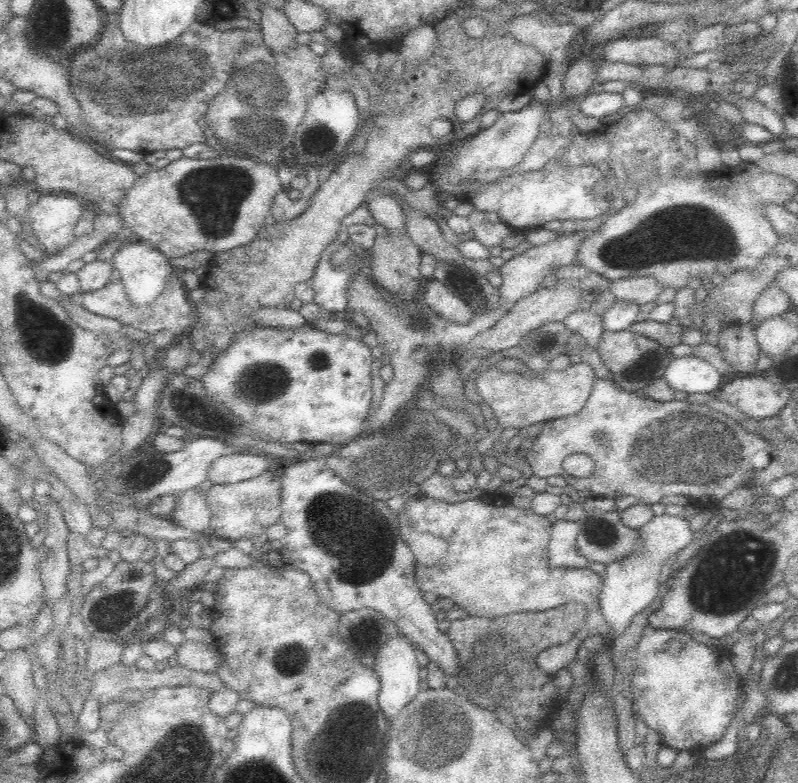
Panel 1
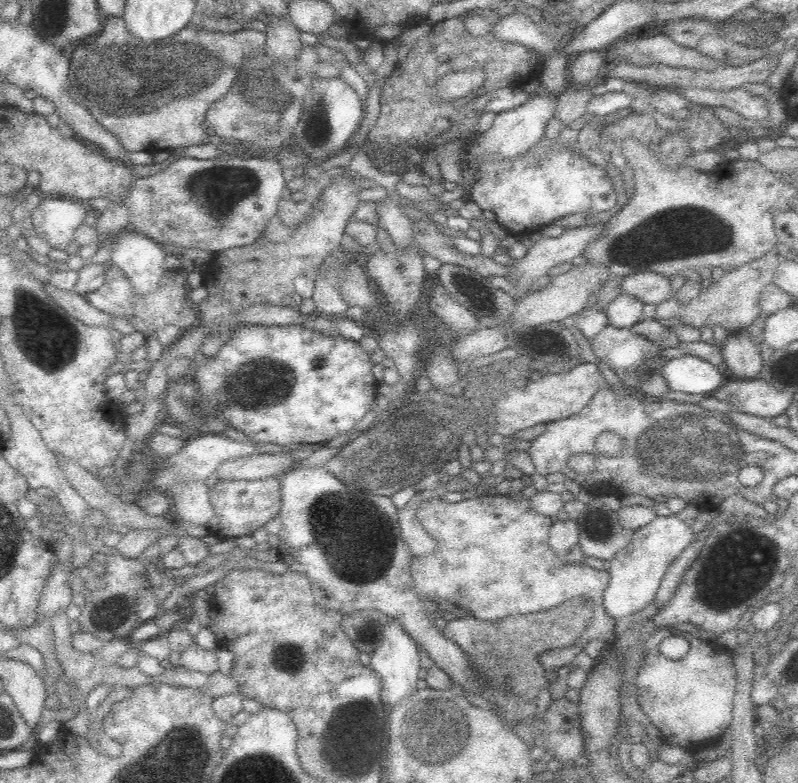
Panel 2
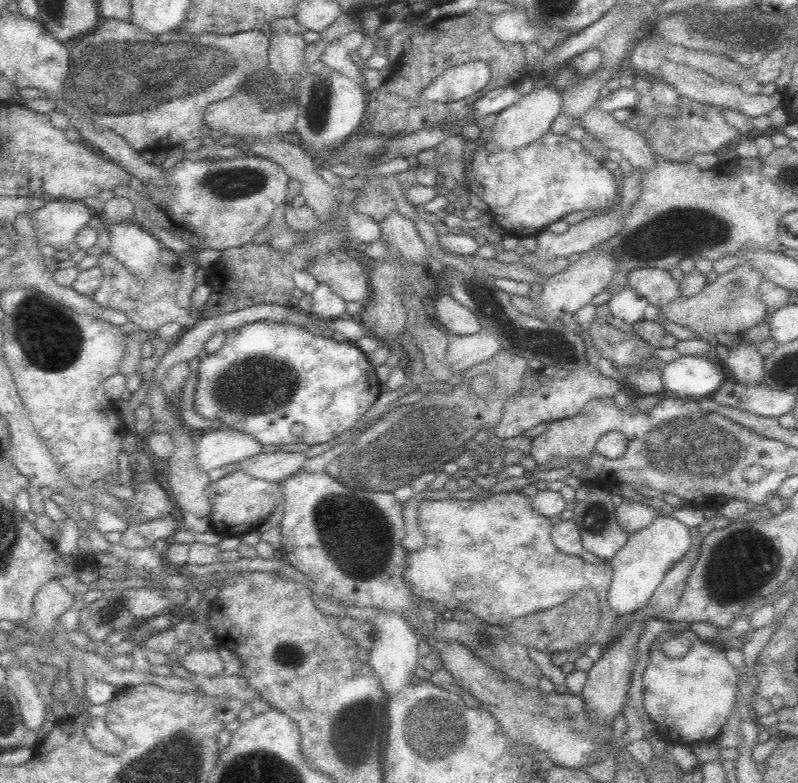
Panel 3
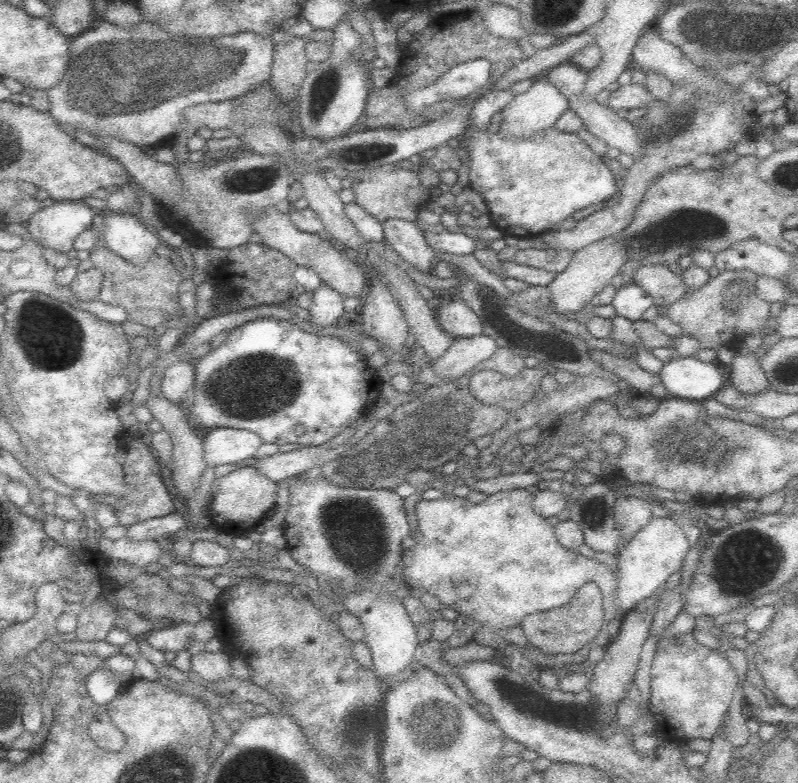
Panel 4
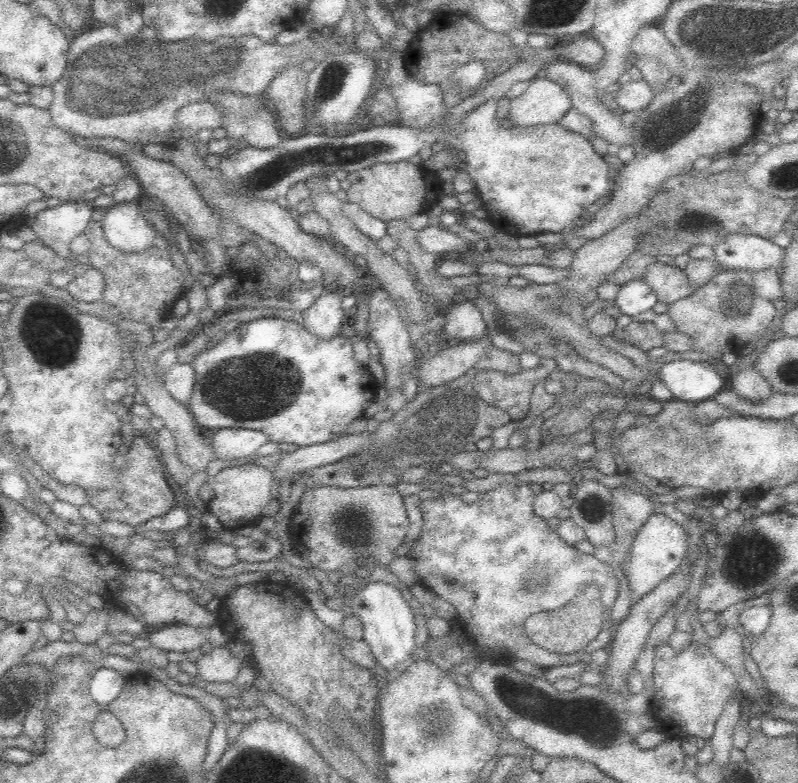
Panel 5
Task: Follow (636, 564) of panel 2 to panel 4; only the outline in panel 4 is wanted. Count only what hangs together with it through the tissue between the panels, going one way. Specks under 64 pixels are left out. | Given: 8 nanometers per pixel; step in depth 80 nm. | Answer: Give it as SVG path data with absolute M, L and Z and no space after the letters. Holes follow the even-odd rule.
M670 516L652 518L648 526L640 530L616 555L618 582L614 595L617 609L624 611L625 615L636 604L652 597L666 584L670 574L678 572L690 549L688 538L678 520Z

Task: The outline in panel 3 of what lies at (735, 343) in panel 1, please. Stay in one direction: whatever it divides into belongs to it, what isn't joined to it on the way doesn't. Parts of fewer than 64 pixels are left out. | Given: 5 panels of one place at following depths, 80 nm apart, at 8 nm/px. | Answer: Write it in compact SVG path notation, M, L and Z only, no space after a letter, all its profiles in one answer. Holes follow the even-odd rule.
M741 340L727 348L726 366L730 368L734 380L740 384L756 386L764 376L764 354L758 351L757 344Z

